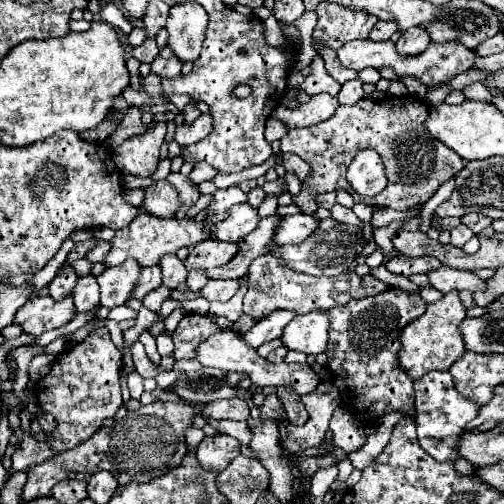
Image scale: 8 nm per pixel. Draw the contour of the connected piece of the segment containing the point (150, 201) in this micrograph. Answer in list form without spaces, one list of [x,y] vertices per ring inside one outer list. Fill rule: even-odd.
[[[167,180],[155,181],[145,189],[145,200],[143,206],[148,207],[148,213],[154,216],[171,218],[175,216],[175,210],[181,206],[177,190]]]

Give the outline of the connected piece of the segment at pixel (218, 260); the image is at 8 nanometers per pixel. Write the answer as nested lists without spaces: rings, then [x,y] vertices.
[[[205,240],[199,242],[195,248],[189,248],[189,256],[183,262],[187,270],[199,270],[199,268],[213,268],[227,264],[237,254],[237,244],[231,242],[219,242],[219,240]]]

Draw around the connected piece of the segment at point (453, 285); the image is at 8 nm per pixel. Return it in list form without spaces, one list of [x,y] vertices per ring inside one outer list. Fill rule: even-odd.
[[[447,266],[429,270],[427,278],[429,278],[429,284],[443,294],[447,294],[451,290],[457,290],[457,292],[459,290],[469,290],[469,292],[485,290],[485,282],[479,280],[473,272],[463,272],[463,270],[455,270],[455,268],[447,268]]]

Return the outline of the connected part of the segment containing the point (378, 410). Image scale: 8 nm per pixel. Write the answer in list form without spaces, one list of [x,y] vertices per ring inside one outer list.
[[[391,286],[377,296],[351,300],[329,312],[329,344],[325,354],[331,382],[341,390],[341,406],[363,426],[377,426],[389,412],[403,412],[405,416],[415,412],[413,380],[399,368],[397,352],[401,348],[401,330],[425,310],[427,302],[419,294]]]

